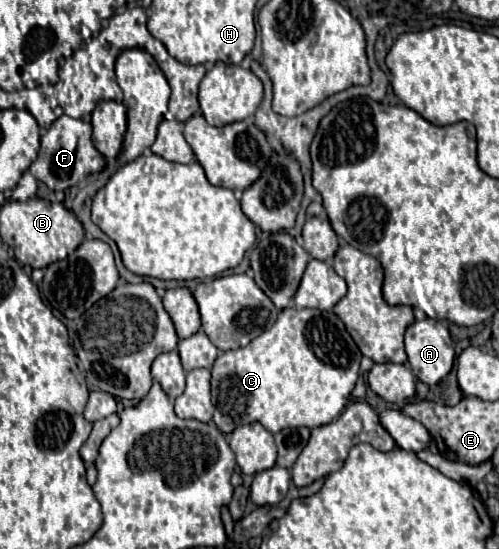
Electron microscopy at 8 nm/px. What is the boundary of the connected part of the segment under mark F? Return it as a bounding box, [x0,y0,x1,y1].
[29,115,105,191]

